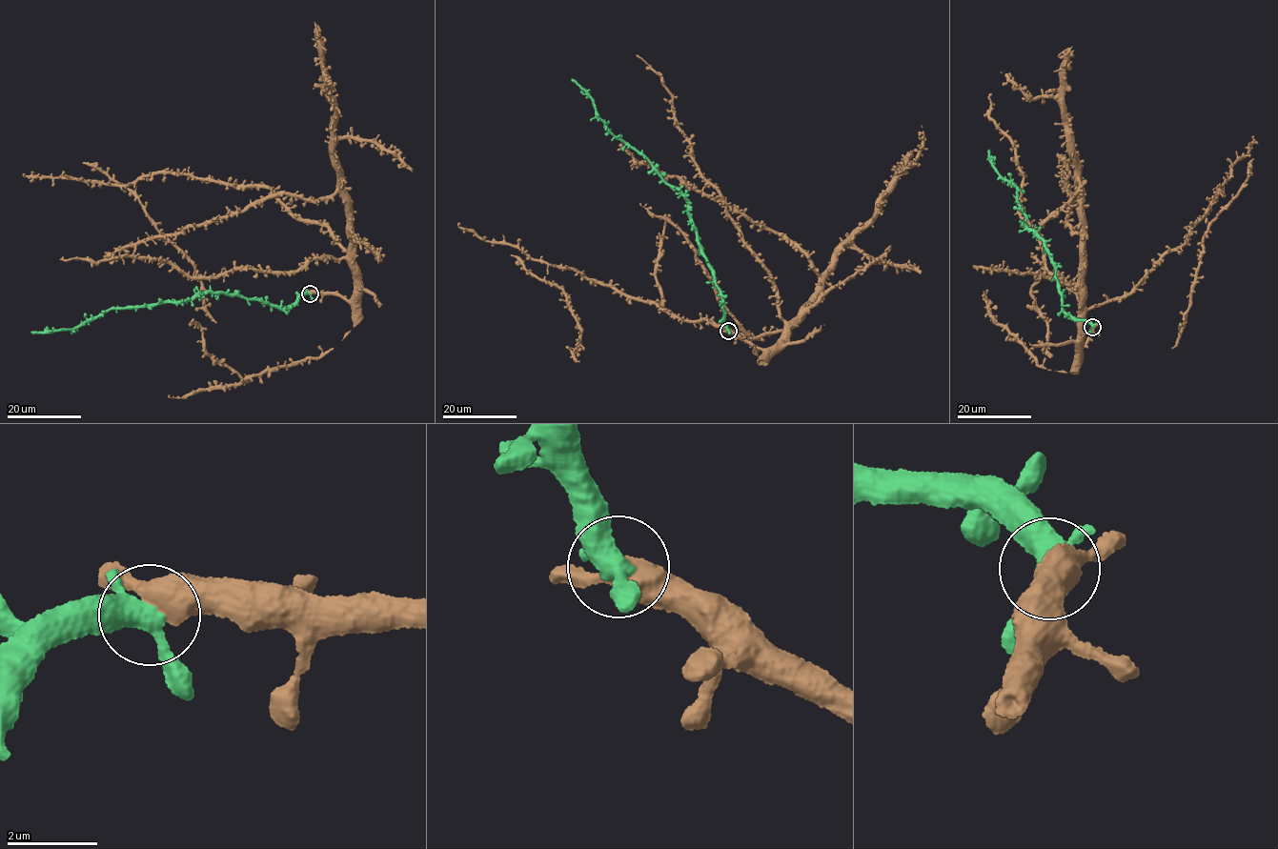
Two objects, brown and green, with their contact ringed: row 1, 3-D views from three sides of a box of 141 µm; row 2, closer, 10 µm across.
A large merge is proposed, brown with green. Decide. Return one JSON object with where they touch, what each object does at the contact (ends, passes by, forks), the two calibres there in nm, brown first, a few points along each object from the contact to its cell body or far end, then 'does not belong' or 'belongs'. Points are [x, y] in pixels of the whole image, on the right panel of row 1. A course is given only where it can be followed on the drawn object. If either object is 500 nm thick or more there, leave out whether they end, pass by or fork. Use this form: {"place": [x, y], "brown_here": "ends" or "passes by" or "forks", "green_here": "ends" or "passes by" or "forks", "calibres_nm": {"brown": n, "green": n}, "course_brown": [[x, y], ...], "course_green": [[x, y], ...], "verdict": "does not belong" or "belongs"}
{"place": [1092, 327], "brown_here": "passes by", "green_here": "forks", "calibres_nm": {"brown": 460, "green": 360}, "course_brown": [[1093, 327], [1080, 349], [1085, 313], [1130, 293], [1188, 238], [1222, 186], [1232, 197], [1202, 245], [1171, 348]], "course_green": [[1092, 327], [1065, 314], [1047, 253], [1024, 221], [1017, 187], [995, 171], [989, 150]], "verdict": "belongs"}

